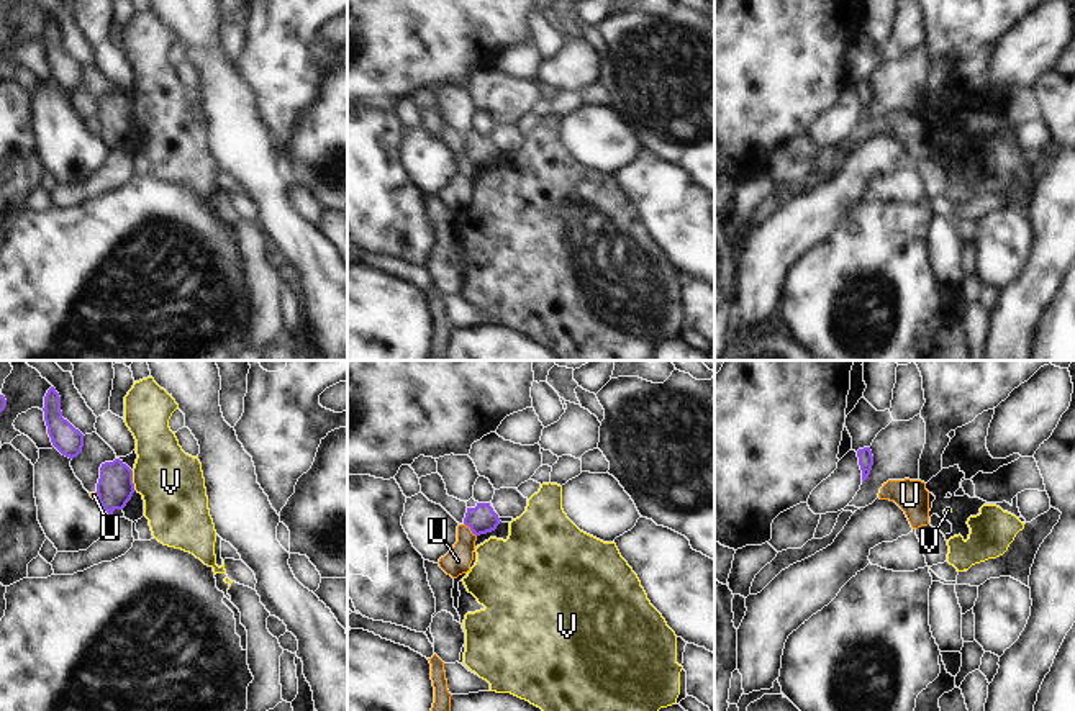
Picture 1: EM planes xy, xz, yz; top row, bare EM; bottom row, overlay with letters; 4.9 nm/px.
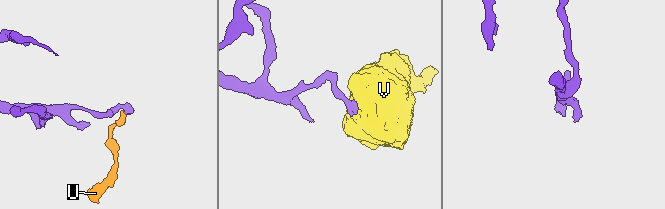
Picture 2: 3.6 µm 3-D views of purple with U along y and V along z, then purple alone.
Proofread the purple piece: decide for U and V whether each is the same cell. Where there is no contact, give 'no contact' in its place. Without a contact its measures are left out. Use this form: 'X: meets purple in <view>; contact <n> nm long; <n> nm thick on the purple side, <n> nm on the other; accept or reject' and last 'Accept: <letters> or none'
U: meets purple in xz; contact 90 nm long; 140 nm thick on the purple side, 130 nm on the other; reject
V: meets purple in xy; contact 110 nm long; 180 nm thick on the purple side, 320 nm on the other; reject
Accept: none

